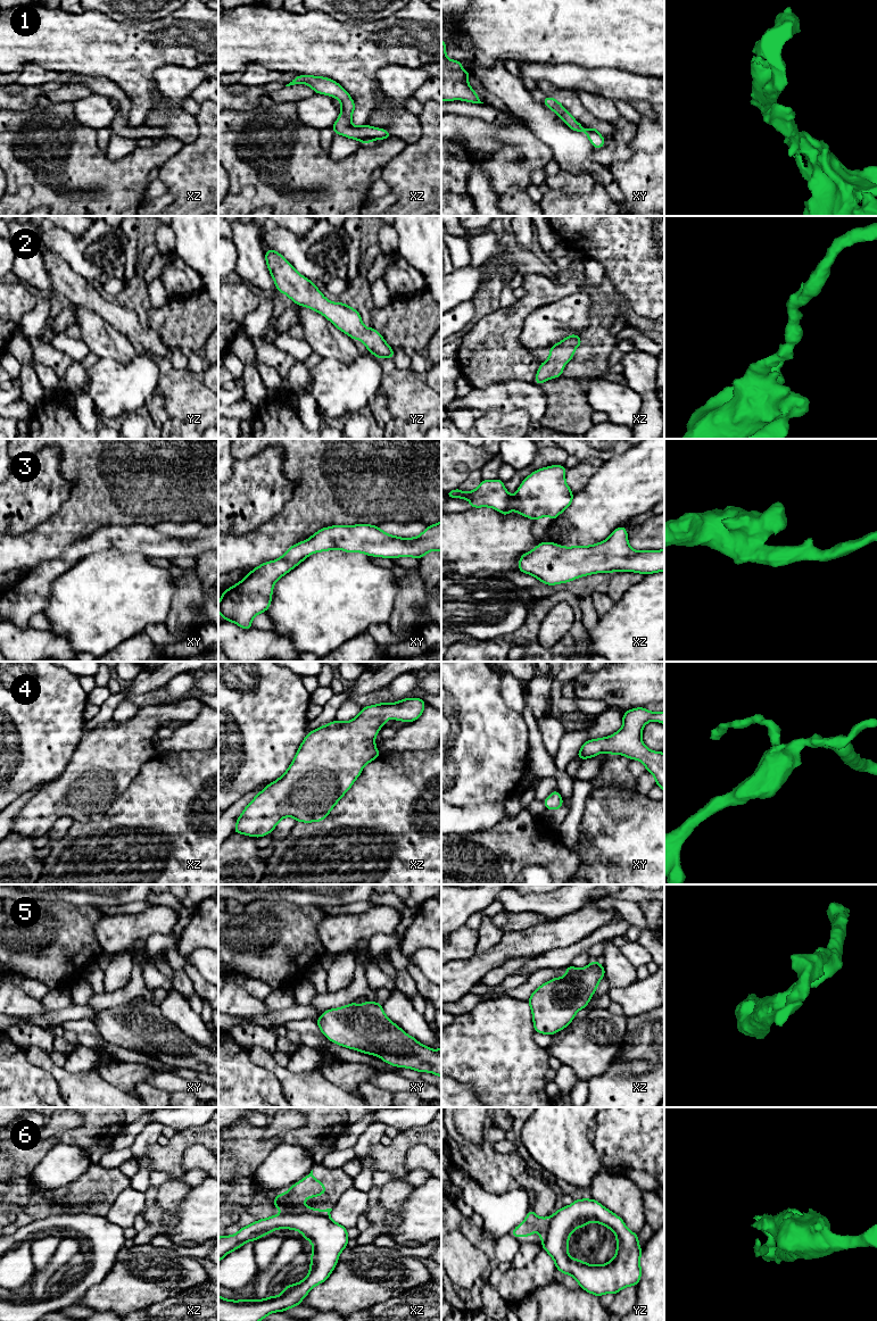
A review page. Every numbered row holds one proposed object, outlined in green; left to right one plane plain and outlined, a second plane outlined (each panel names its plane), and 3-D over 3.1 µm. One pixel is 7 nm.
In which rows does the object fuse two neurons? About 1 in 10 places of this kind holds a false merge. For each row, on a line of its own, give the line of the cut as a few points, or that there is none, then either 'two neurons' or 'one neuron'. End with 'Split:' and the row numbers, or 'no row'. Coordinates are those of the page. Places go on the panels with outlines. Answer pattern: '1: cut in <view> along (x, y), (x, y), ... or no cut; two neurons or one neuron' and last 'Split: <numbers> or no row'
1: no cut; one neuron
2: no cut; one neuron
3: no cut; one neuron
4: no cut; one neuron
5: no cut; one neuron
6: cut in xz along (282, 1213), (322, 1213), (328, 1215); two neurons
Split: 6

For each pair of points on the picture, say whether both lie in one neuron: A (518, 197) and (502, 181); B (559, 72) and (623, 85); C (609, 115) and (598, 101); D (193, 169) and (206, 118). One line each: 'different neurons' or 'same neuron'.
A: different neurons
B: same neuron
C: same neuron
D: same neuron

